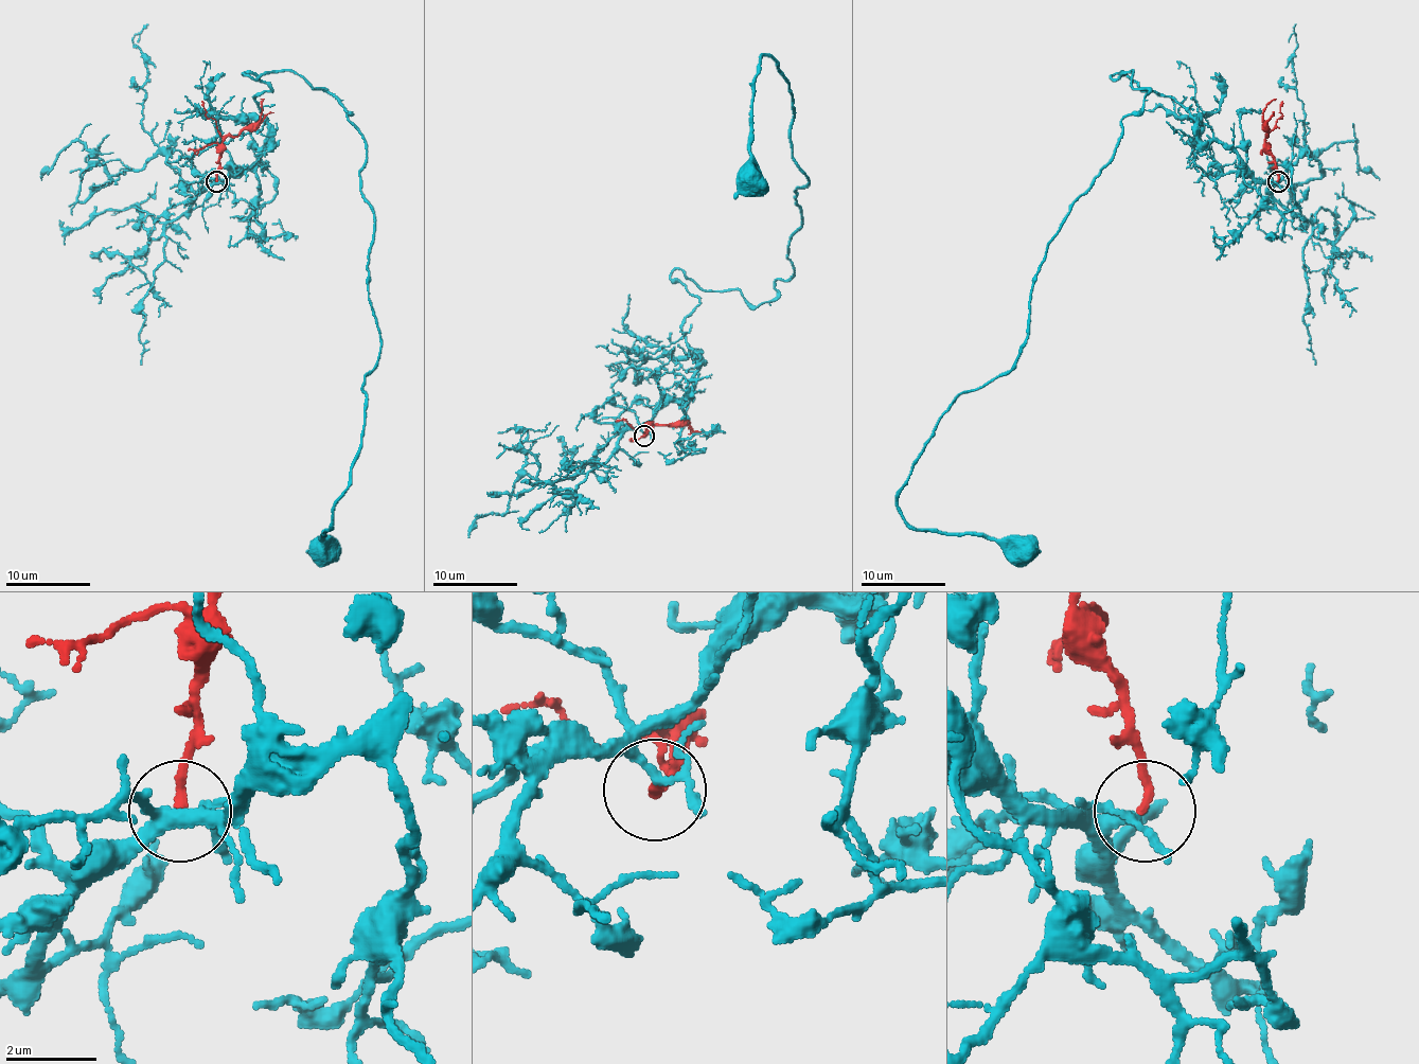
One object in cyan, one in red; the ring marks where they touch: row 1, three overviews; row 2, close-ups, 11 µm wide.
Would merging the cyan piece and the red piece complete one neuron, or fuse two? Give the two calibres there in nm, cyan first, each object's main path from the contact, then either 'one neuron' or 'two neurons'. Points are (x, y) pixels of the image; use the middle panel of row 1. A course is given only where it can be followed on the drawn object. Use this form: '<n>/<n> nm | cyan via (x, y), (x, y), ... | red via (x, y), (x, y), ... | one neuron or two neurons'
160/190 nm | cyan via (643, 435), (698, 367), (671, 275), (755, 305), (793, 275), (808, 177), (767, 55), (750, 181) | red via (643, 437), (652, 424), (677, 426), (688, 422), (688, 435) | one neuron

